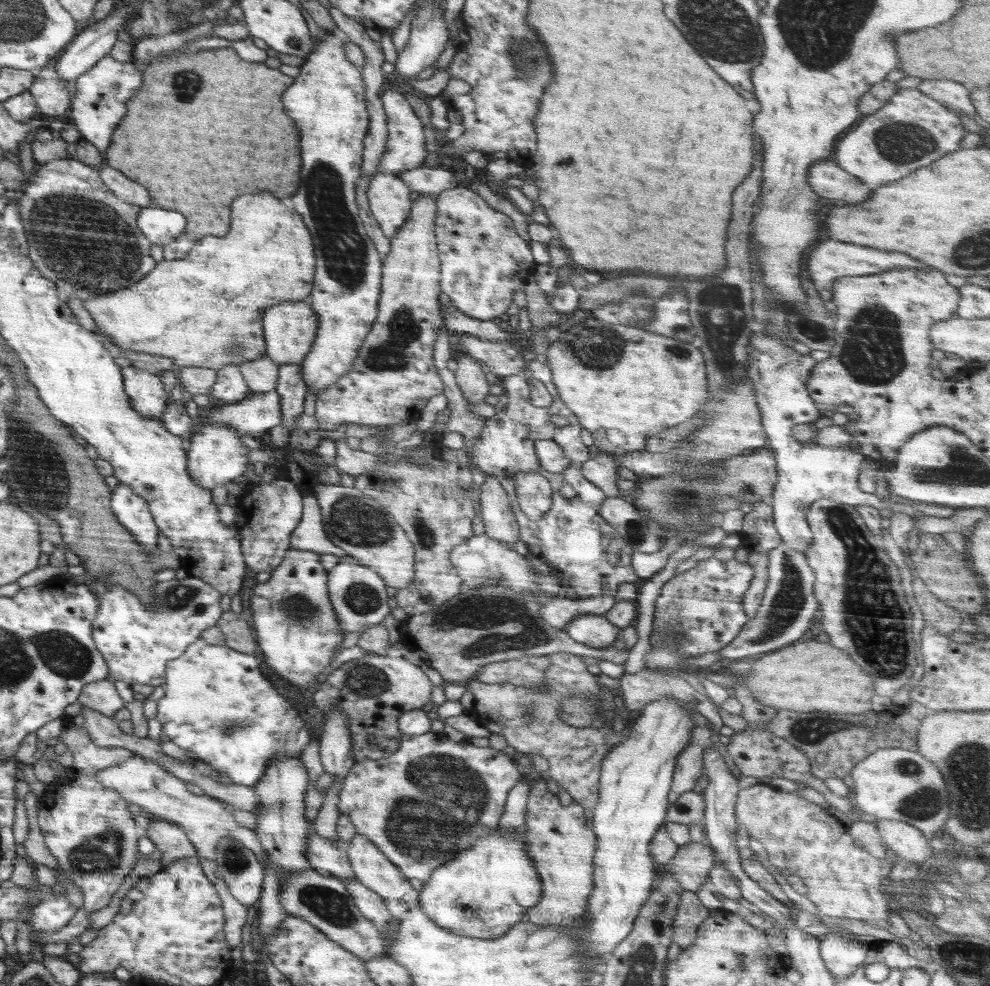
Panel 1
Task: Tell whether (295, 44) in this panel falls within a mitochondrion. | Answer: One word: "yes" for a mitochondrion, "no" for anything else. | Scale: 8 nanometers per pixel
no

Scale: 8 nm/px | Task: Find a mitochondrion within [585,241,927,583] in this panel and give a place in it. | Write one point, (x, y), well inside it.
(873, 354)

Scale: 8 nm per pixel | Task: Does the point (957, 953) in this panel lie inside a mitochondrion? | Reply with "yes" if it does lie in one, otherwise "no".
yes

